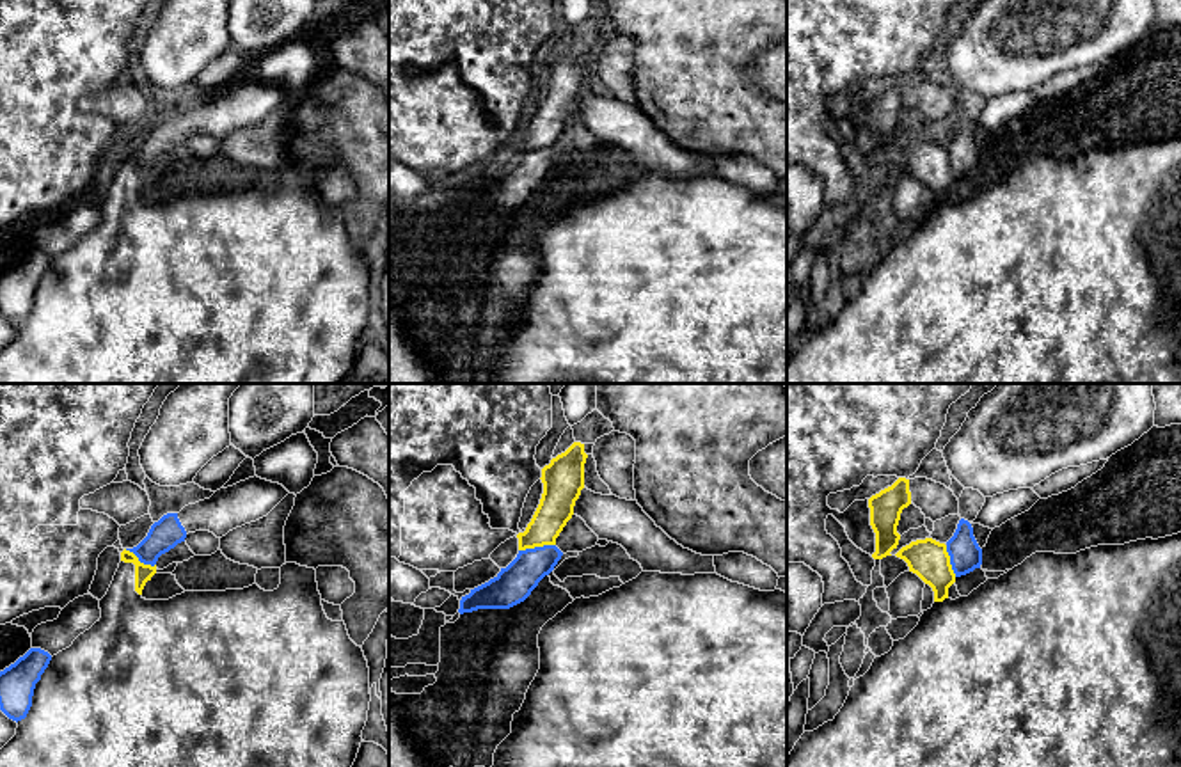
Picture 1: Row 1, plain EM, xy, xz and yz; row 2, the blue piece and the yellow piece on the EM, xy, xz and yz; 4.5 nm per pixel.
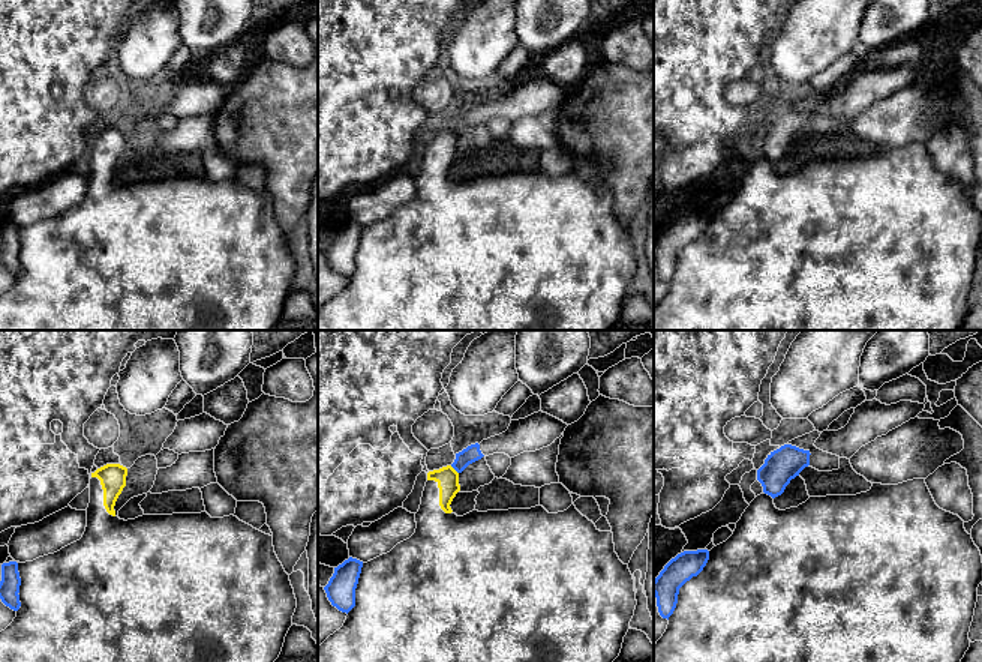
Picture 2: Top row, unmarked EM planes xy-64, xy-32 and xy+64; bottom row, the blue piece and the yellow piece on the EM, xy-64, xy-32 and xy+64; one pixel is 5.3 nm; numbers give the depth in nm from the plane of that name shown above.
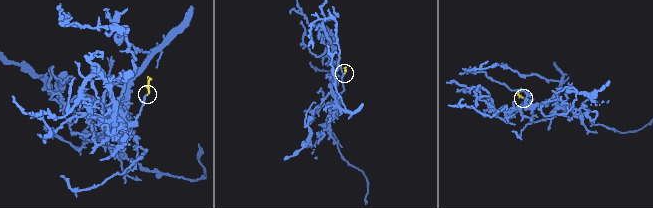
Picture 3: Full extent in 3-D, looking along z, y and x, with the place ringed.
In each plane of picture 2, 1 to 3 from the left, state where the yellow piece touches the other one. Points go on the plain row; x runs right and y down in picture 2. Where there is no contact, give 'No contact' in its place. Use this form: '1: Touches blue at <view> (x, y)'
1: No contact
2: Touches blue at xy-32 (455, 132)
3: No contact

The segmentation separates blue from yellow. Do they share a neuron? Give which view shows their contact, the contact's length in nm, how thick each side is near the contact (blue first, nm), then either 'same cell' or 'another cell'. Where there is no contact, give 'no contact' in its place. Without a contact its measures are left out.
contact in xz; length 170 nm; calibres 170 and 160 nm; another cell

